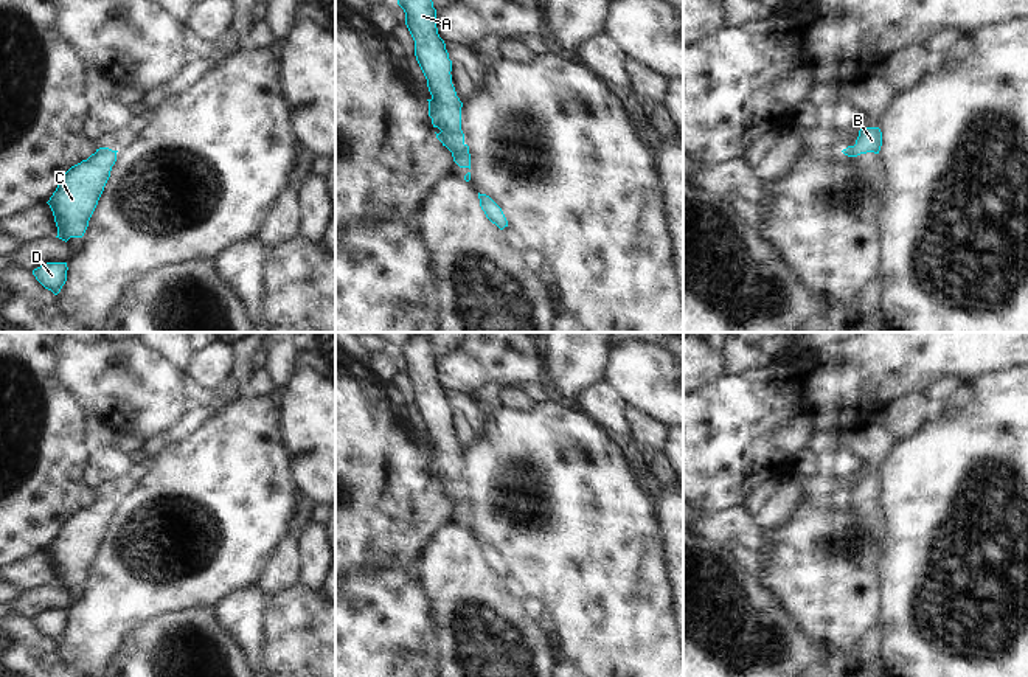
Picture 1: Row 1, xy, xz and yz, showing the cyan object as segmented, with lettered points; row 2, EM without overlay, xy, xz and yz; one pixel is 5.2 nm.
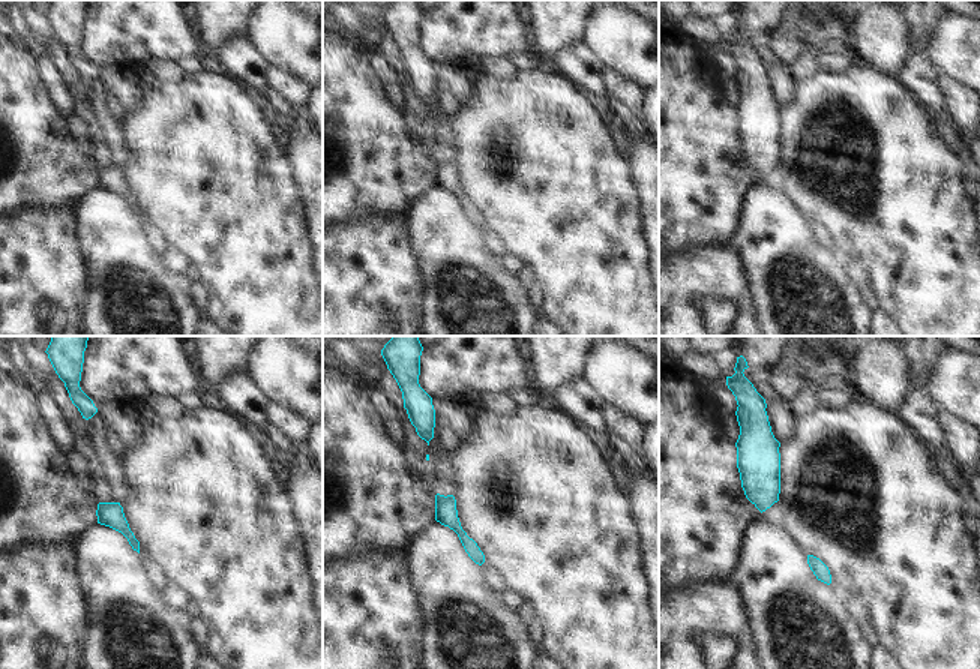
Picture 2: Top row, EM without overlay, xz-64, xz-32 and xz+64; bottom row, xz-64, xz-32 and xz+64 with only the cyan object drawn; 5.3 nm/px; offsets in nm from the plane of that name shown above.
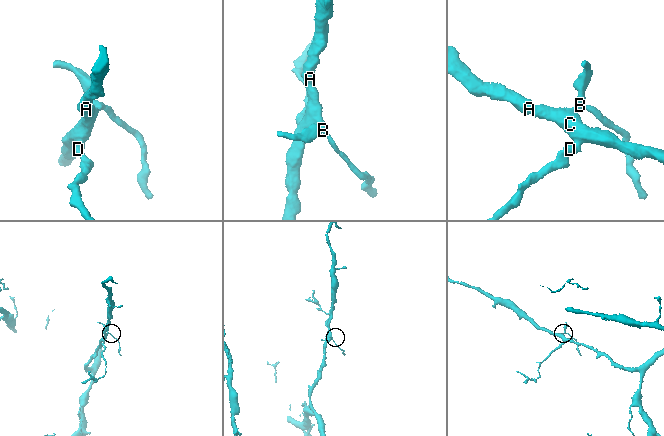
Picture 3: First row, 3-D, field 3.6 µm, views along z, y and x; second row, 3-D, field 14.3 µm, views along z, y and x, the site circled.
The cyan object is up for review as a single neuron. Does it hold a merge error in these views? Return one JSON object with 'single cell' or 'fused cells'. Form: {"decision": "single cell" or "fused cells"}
{"decision": "fused cells"}

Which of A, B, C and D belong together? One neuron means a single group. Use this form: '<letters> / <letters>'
A C D / B

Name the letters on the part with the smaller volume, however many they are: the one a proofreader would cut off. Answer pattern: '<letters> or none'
B

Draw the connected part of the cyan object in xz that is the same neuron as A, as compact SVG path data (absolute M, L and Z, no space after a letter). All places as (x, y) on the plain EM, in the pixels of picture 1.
M415 332L398 348L398 352L405 360L405 373L415 388L415 404L432 443L427 447L429 464L433 475L441 478L436 486L453 502L464 492L461 478L463 450L452 432L452 408L444 388L438 382L430 334Z

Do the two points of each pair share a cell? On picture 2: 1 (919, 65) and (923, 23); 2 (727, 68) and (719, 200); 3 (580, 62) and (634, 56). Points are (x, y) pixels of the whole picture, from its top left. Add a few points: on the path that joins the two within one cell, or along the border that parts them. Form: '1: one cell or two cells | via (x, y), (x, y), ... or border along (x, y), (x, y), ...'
1: two cells | border along (910, 50), (923, 54)
2: two cells | border along (718, 68), (721, 72)
3: two cells | border along (581, 41), (604, 66)

